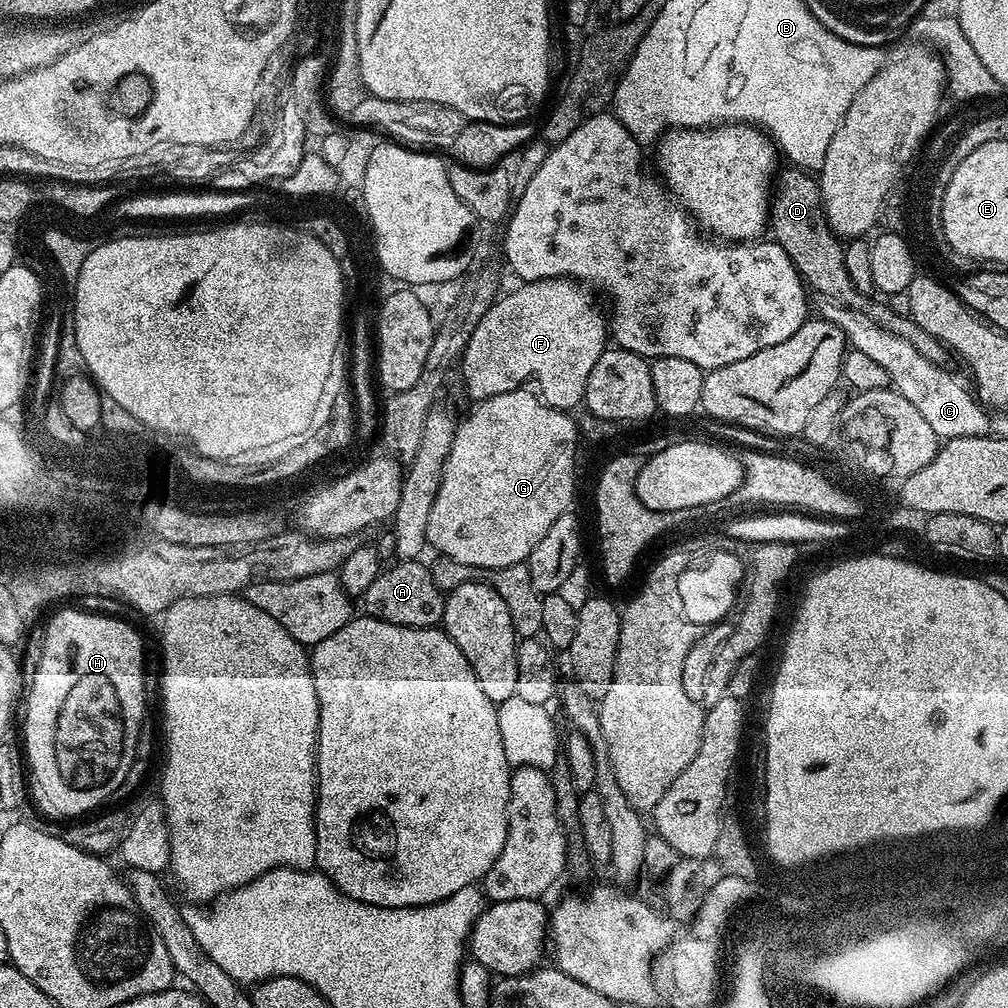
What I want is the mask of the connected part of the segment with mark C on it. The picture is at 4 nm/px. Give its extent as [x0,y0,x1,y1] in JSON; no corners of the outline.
[821,301,991,440]

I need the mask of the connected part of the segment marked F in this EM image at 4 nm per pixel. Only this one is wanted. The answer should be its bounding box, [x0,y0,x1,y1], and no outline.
[458,280,610,410]

